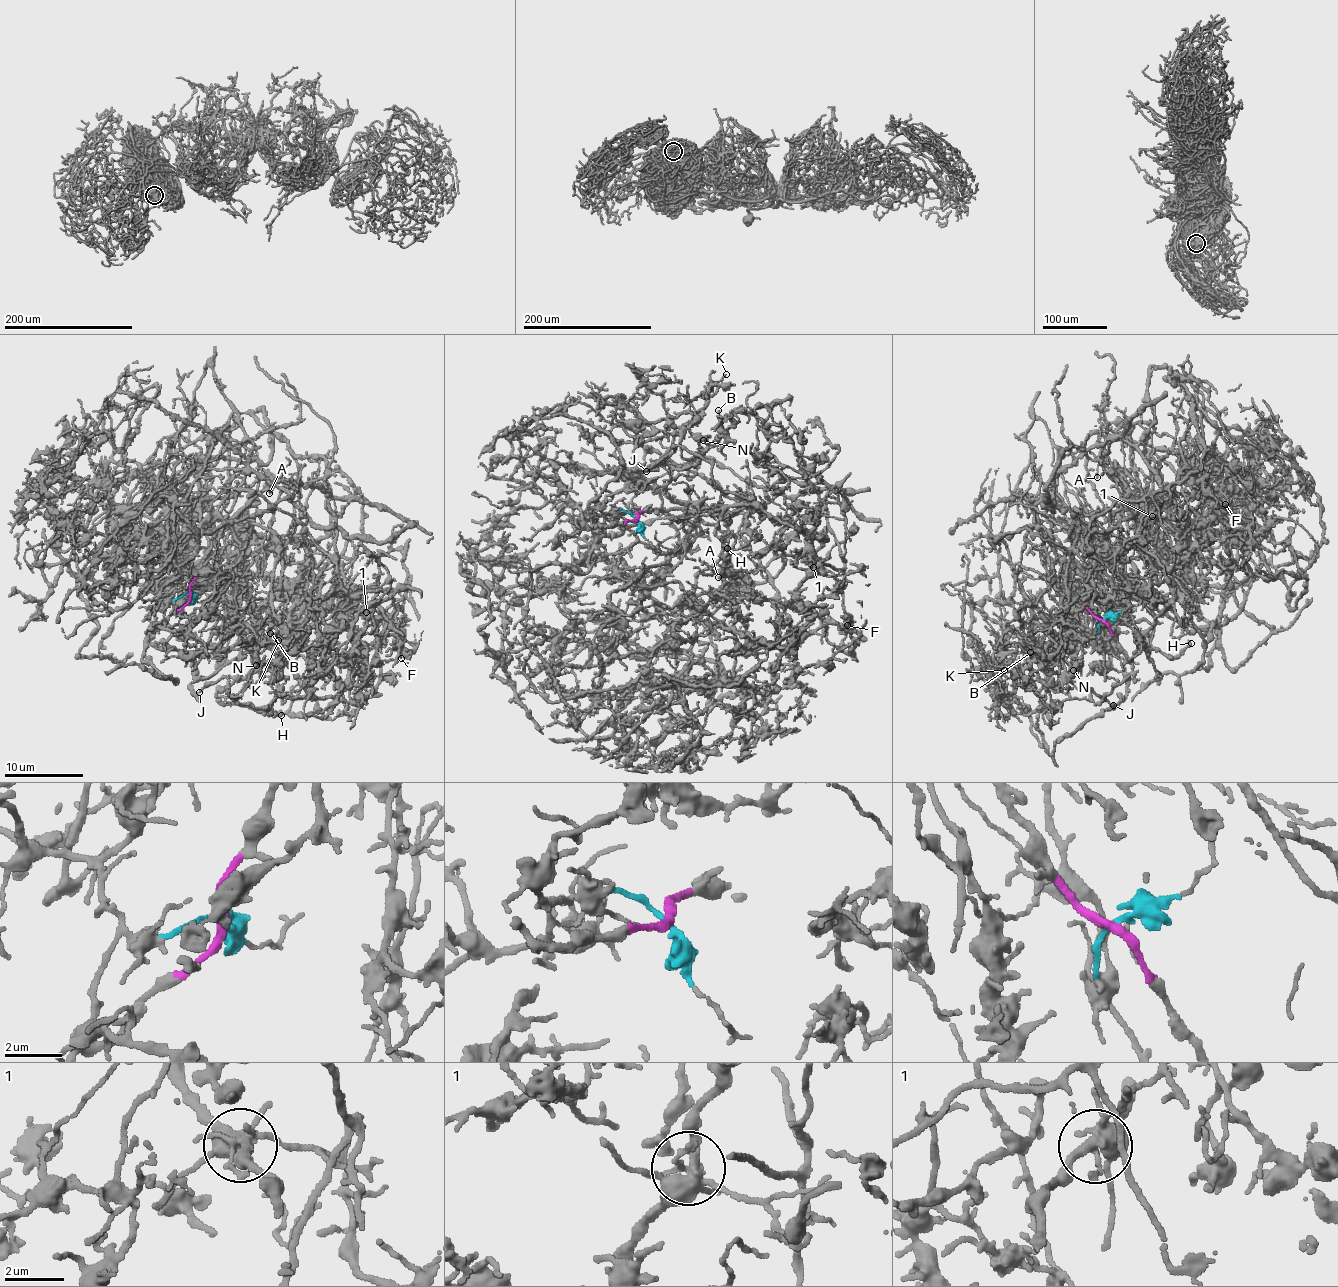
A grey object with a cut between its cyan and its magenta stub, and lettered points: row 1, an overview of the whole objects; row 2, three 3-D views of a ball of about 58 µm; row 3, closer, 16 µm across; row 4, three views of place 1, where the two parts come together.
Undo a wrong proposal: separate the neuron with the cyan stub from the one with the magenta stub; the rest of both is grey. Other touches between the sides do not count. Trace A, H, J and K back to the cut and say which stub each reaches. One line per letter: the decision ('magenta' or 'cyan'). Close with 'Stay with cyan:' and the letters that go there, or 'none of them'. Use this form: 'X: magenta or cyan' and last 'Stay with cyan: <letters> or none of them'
A: magenta
H: magenta
J: magenta
K: cyan
Stay with cyan: K

